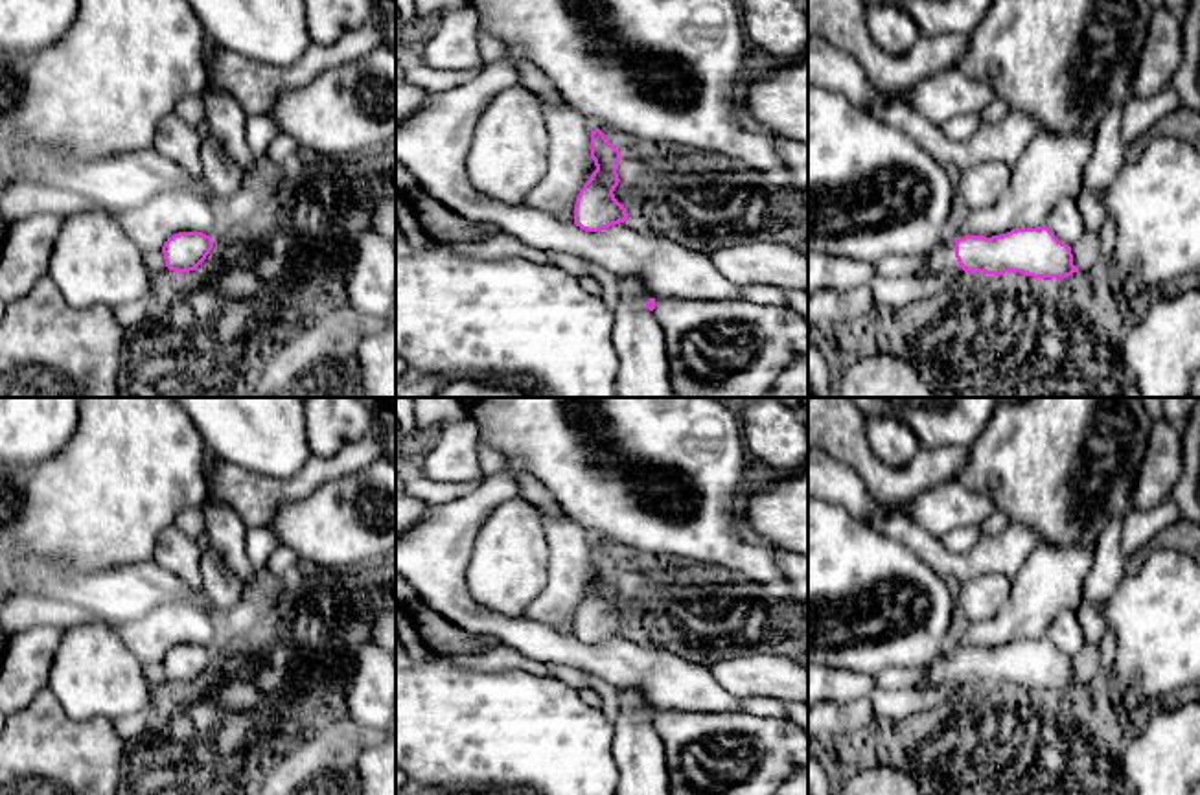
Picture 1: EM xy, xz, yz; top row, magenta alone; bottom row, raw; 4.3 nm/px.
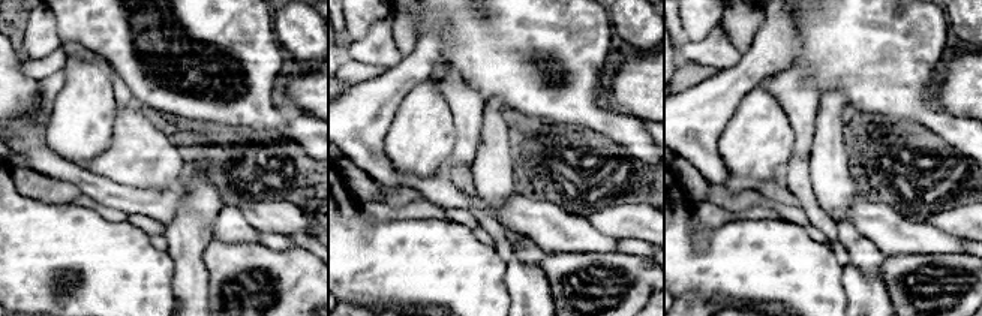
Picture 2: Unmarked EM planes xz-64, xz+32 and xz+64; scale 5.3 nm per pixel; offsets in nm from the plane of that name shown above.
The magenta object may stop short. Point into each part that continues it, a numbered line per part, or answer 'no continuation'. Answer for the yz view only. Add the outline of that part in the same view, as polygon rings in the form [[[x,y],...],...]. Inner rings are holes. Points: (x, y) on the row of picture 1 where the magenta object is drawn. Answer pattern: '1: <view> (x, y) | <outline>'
1: yz (941, 258) | [[[946,234],[931,250],[926,252],[926,261],[917,271],[920,276],[933,276],[950,271],[957,280],[964,271],[955,258],[955,239]]]

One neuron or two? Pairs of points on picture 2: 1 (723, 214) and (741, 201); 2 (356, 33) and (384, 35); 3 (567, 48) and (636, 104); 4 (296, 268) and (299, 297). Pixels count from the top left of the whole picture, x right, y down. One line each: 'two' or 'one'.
1: two
2: two
3: two
4: one

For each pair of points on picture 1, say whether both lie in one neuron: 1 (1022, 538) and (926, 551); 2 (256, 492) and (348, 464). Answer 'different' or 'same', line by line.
1: same
2: same

